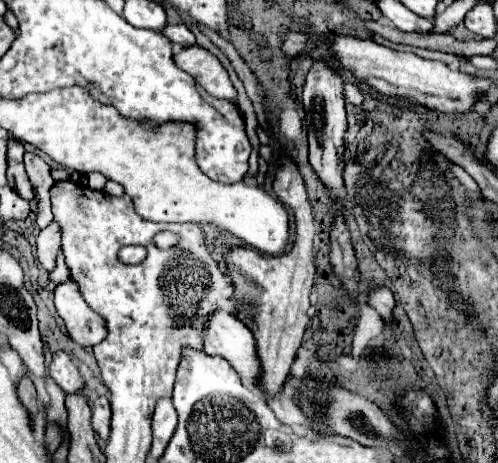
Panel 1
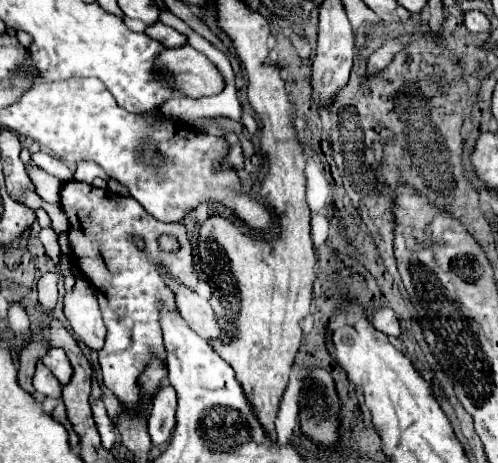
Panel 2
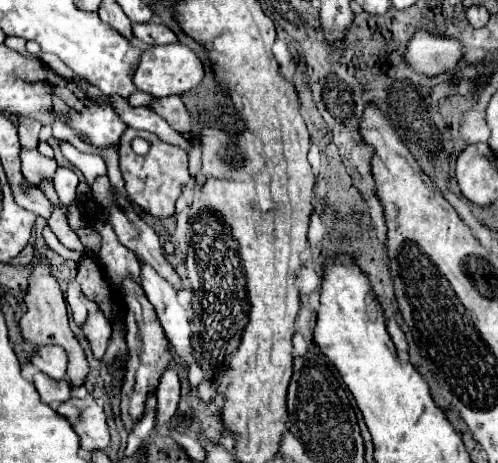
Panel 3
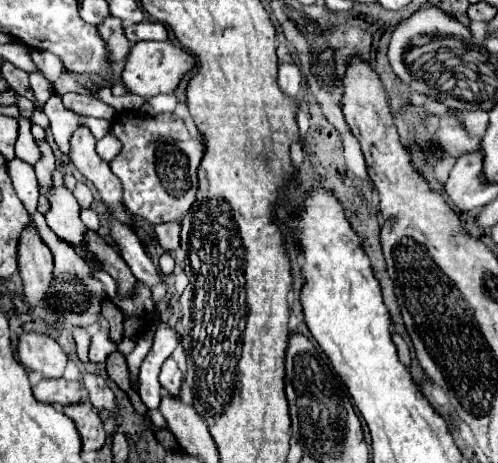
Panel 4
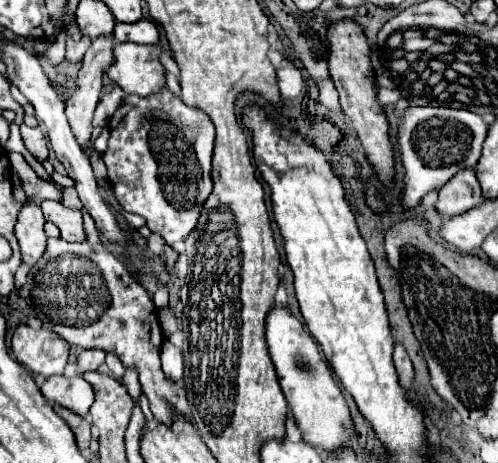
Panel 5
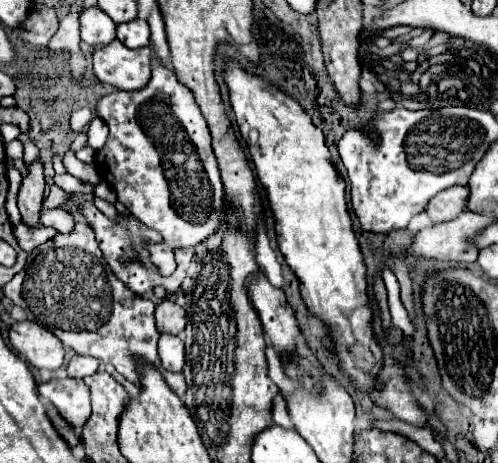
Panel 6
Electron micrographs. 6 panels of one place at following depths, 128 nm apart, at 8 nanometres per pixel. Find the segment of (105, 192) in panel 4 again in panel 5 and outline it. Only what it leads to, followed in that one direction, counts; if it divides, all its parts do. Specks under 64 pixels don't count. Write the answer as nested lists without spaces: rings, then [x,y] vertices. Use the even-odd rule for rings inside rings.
[[[100,36],[96,40],[92,40],[92,46],[88,48],[84,60],[82,60],[82,68],[78,72],[78,78],[76,78],[76,88],[72,92],[72,96],[66,100],[66,116],[68,116],[68,122],[72,124],[72,132],[76,136],[76,140],[80,140],[80,146],[86,150],[88,148],[88,142],[90,142],[90,136],[92,136],[92,114],[94,114],[94,108],[100,100],[100,88],[102,88],[102,74],[104,70],[114,62],[114,54],[112,54],[112,48],[114,48],[114,42],[112,42],[112,36]]]

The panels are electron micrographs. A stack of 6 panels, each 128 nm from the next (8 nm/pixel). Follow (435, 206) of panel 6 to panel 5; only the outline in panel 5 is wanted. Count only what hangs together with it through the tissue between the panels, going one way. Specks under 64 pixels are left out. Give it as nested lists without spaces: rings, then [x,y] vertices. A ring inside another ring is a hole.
[[[468,170],[468,172],[460,172],[460,176],[454,176],[452,182],[440,188],[436,212],[440,216],[458,216],[478,206],[480,202],[482,202],[480,184],[474,176],[474,170]]]

